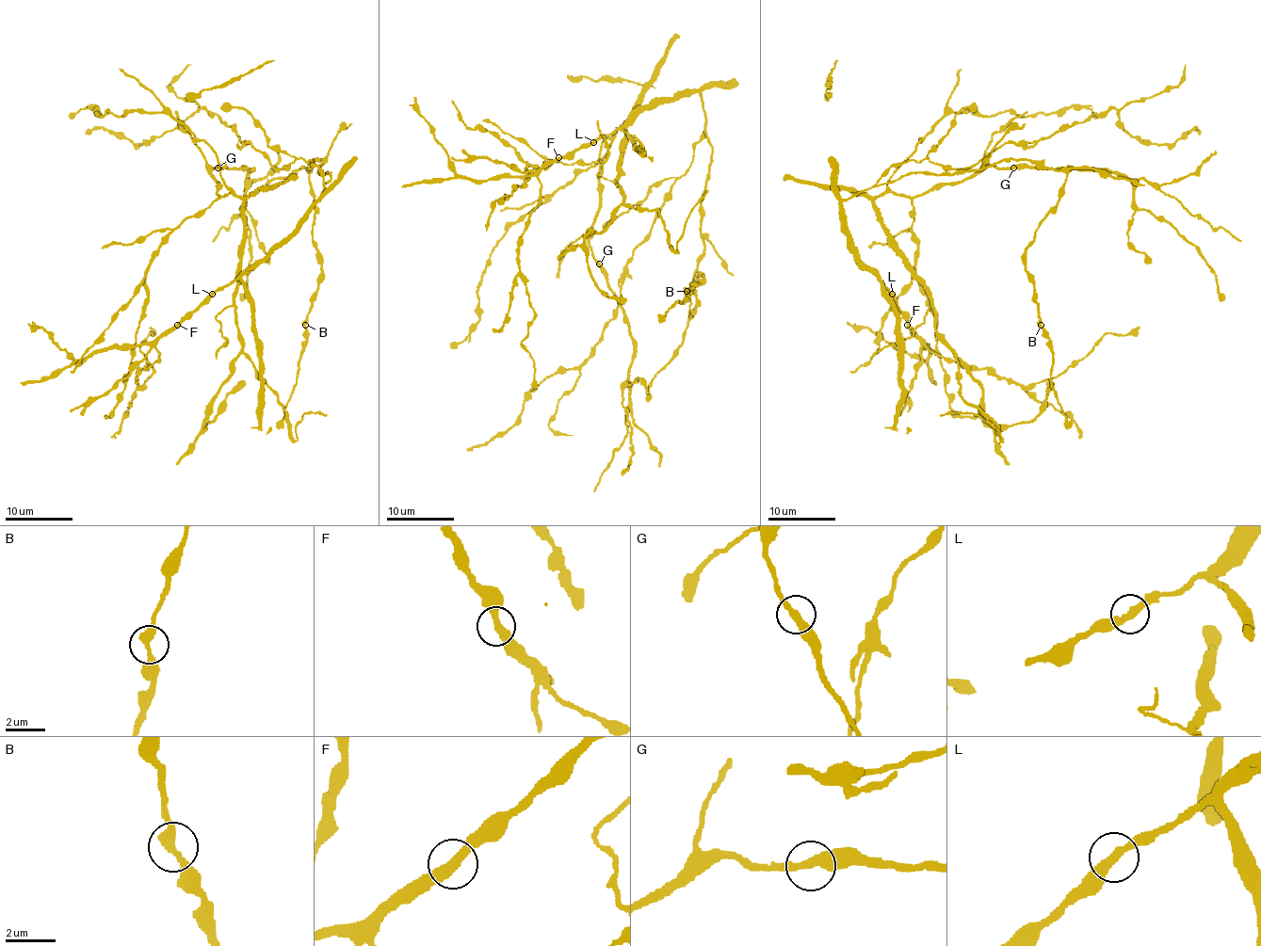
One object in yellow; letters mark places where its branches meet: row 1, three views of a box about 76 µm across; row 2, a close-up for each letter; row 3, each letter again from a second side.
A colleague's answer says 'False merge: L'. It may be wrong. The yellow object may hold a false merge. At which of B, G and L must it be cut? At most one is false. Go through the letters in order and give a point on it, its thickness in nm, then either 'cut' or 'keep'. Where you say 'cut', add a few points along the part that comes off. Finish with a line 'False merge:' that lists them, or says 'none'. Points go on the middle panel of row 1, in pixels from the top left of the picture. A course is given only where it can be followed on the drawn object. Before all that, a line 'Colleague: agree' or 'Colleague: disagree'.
Colleague: disagree
B: at (687, 291); 360 nm thick; keep
G: at (599, 264); 360 nm thick; keep
L: at (593, 142); 360 nm thick; keep
False merge: none

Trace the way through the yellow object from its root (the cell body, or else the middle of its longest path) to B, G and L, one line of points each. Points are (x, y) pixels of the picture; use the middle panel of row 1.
B: (577, 149), (639, 112), (701, 93), (712, 159), (690, 316), (702, 276), (687, 291)
G: (577, 149), (512, 184), (526, 181), (528, 164), (597, 163), (589, 247), (599, 264)
L: (577, 149), (594, 142)

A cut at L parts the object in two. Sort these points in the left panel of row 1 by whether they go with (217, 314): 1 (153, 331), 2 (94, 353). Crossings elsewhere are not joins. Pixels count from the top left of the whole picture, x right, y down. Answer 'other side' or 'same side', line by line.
1: other side
2: other side

